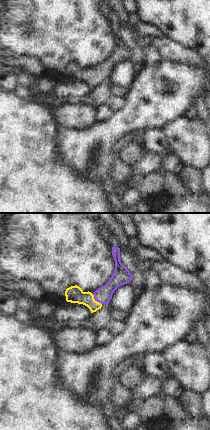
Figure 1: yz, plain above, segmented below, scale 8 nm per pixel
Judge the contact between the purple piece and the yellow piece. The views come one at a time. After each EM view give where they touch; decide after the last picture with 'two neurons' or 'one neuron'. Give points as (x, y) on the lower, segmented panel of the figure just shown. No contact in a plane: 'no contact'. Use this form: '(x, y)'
(96, 300)

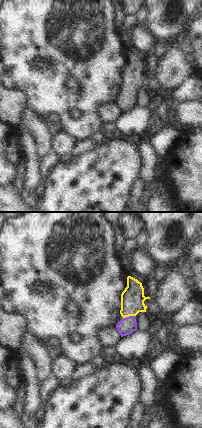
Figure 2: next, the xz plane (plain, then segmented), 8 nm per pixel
(129, 316)

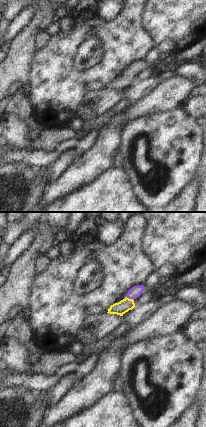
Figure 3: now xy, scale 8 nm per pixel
(130, 298)

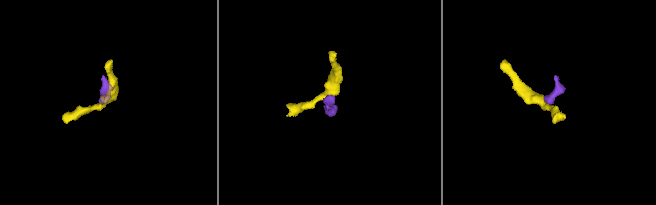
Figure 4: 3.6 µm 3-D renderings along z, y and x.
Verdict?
one neuron

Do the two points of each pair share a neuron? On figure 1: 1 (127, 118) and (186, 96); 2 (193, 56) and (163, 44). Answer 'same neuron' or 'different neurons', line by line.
1: same neuron
2: same neuron

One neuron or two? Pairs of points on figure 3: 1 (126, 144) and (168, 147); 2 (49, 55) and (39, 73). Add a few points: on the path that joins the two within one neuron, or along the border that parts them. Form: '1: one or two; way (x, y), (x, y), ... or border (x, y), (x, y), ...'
1: one; way (136, 134), (139, 131), (152, 131), (158, 137)
2: one; way (49, 59), (49, 63), (43, 69)

